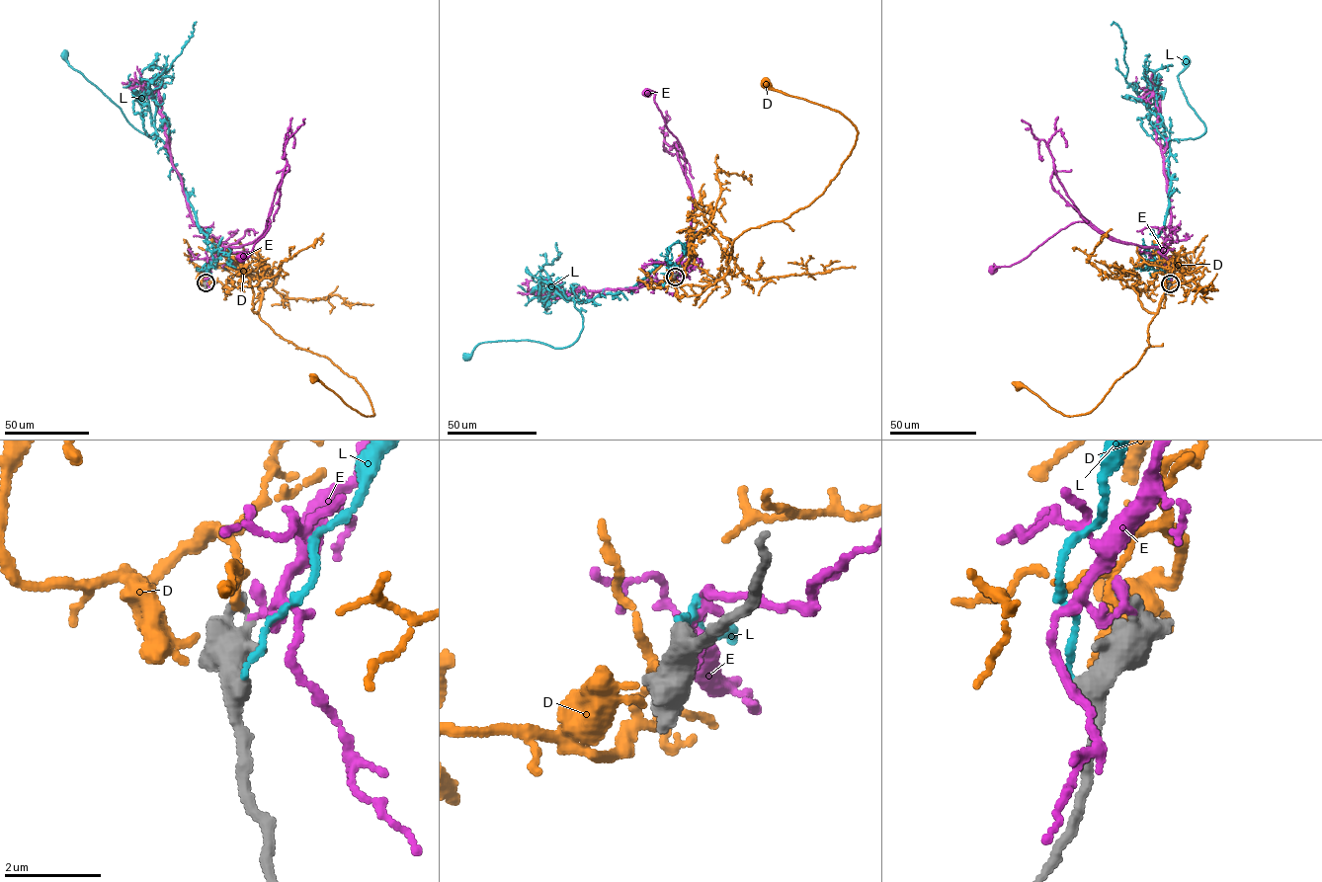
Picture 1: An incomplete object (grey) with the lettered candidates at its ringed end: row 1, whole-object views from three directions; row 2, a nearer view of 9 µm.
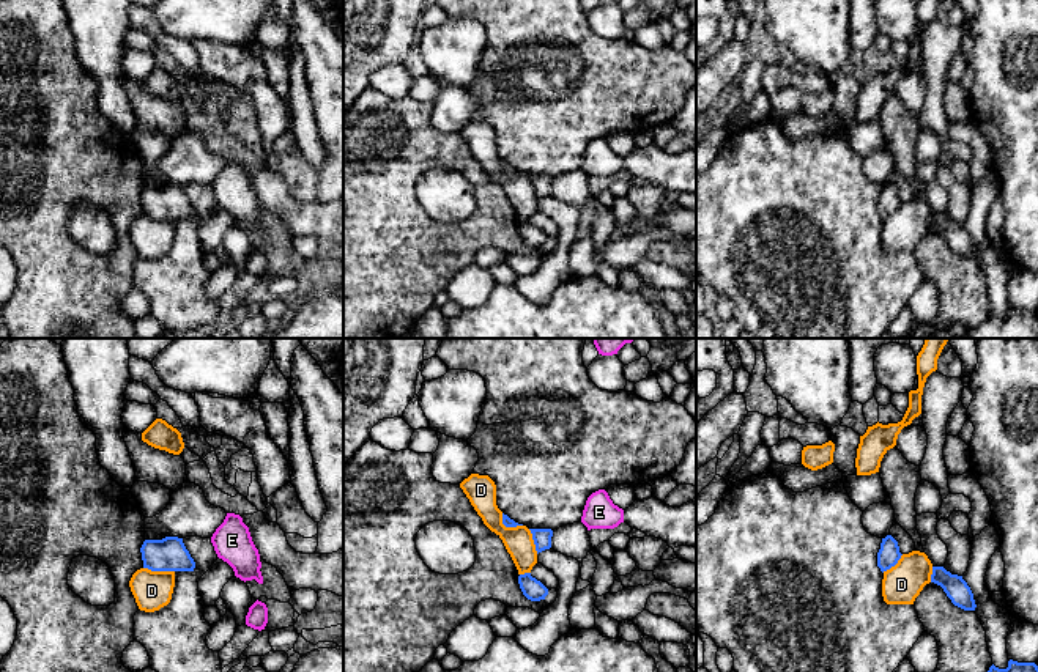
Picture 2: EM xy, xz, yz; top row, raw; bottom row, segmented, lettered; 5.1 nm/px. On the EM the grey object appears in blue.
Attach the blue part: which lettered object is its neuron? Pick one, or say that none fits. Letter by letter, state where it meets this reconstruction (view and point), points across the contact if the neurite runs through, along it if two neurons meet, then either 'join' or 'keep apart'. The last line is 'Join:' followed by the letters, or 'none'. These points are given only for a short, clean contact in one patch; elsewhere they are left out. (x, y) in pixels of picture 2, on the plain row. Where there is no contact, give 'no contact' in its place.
D: xy (159, 217) | along xy (144, 214), (174, 219) | keep apart
E: no contact | keep apart
L: no contact | keep apart
Join: none

